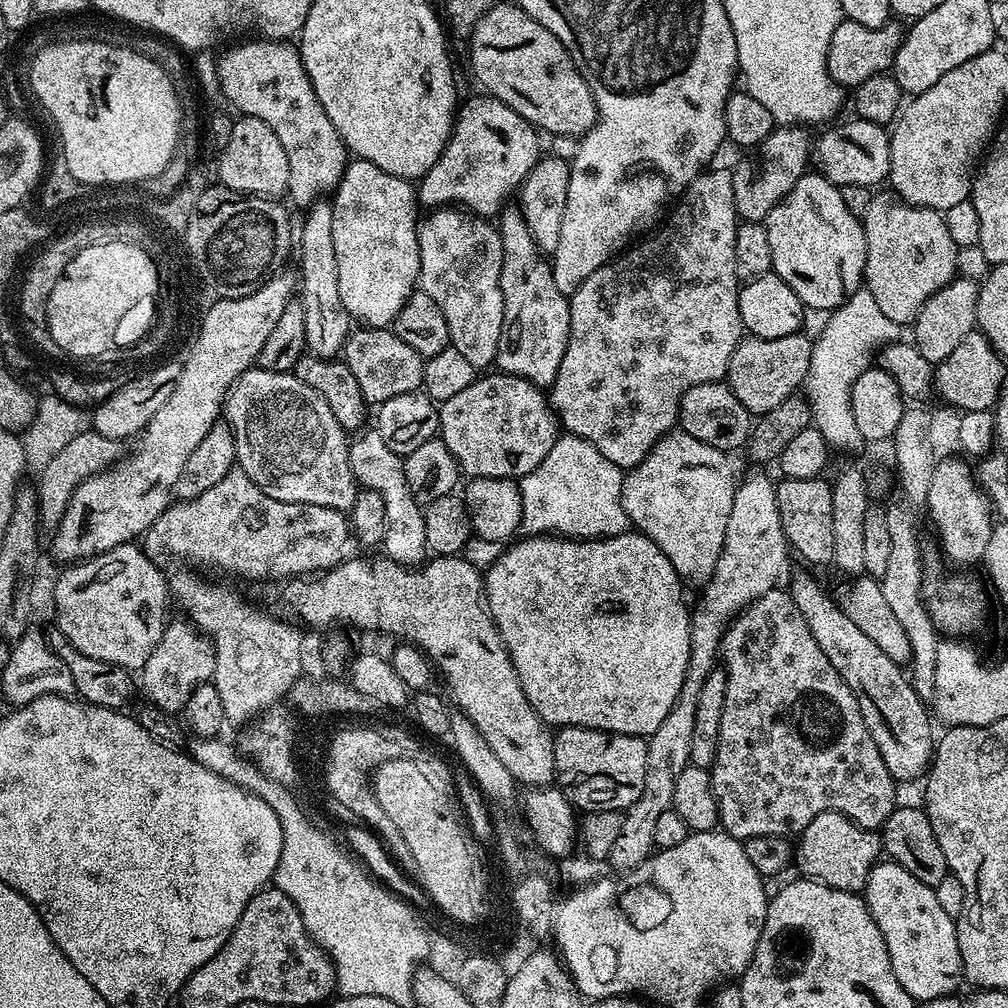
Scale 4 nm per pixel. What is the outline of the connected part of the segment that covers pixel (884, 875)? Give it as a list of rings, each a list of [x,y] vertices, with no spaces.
[[[885,859],[870,870],[862,895],[874,922],[878,922],[878,930],[882,930],[894,974],[898,982],[902,982],[906,994],[910,994],[917,1002],[953,995],[957,991],[955,988],[962,984],[962,954],[958,954],[955,919],[946,914],[946,910],[942,910],[935,888],[918,882],[918,878],[910,874],[910,870],[902,870],[902,866],[898,866],[893,860]]]

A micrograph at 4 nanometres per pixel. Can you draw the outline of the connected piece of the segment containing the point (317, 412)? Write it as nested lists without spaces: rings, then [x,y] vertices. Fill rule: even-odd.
[[[258,366],[249,369],[247,373],[244,373],[235,381],[231,391],[227,394],[222,410],[225,421],[231,426],[233,434],[235,434],[237,465],[264,493],[269,494],[270,498],[275,498],[280,502],[322,506],[323,508],[333,508],[345,514],[351,513],[352,507],[354,506],[354,498],[358,491],[358,485],[354,474],[350,470],[350,458],[348,457],[350,436],[349,433],[344,431],[344,427],[338,422],[338,418],[334,418],[334,413],[330,411],[330,406],[326,406],[324,399],[322,399],[309,384],[302,382],[295,374],[266,371],[264,368]]]

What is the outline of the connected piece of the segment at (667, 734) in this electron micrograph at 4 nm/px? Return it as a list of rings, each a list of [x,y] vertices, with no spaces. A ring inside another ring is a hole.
[[[752,472],[745,480],[741,479],[737,483],[734,506],[730,506],[730,522],[726,522],[726,542],[722,546],[722,554],[714,566],[714,574],[703,585],[701,592],[704,593],[700,601],[694,604],[690,612],[690,662],[686,666],[686,678],[680,696],[666,722],[662,722],[662,726],[658,726],[658,730],[647,737],[646,786],[642,786],[638,802],[631,804],[623,813],[620,833],[614,846],[610,846],[607,863],[613,864],[617,873],[623,874],[629,868],[636,868],[656,848],[654,821],[672,806],[674,782],[678,782],[678,774],[682,774],[682,770],[689,765],[690,738],[694,734],[694,710],[698,706],[698,694],[702,694],[702,682],[706,682],[706,678],[717,667],[724,631],[748,605],[781,583],[780,571],[787,566],[788,556],[788,540],[778,518],[776,484],[764,472]]]

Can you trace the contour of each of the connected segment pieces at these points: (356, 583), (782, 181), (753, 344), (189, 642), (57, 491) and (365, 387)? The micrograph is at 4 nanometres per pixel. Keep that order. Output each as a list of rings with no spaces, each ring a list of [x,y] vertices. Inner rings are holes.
[[[460,554],[436,556],[419,566],[399,564],[387,558],[379,559],[368,561],[345,558],[326,572],[289,579],[280,592],[280,600],[289,612],[287,615],[297,616],[292,618],[312,628],[328,628],[339,620],[345,620],[356,628],[365,628],[368,632],[376,632],[381,628],[384,632],[400,636],[396,638],[415,644],[428,658],[439,679],[440,676],[444,679],[450,700],[452,695],[451,703],[460,707],[457,708],[459,715],[474,722],[478,734],[486,738],[486,746],[490,746],[490,750],[494,750],[494,755],[502,761],[502,766],[510,770],[517,785],[528,788],[551,785],[556,775],[554,732],[537,714],[534,706],[530,706],[522,690],[522,682],[514,670],[510,654],[483,601],[481,569]]]
[[[777,126],[773,128],[767,138],[759,146],[758,151],[749,160],[741,162],[737,168],[731,169],[732,181],[734,182],[734,206],[737,217],[744,222],[763,222],[778,206],[778,202],[802,178],[810,168],[810,153],[813,141],[803,127],[800,126]]]
[[[800,332],[786,334],[786,338],[745,335],[730,358],[726,377],[728,388],[753,417],[774,410],[774,406],[782,406],[782,402],[797,395],[798,389],[803,385],[810,368],[812,345],[813,341],[809,338],[807,340]]]
[[[172,621],[165,627],[164,634],[159,640],[158,646],[154,648],[154,653],[144,663],[140,669],[138,684],[147,700],[153,707],[178,714],[183,711],[186,702],[189,701],[190,694],[193,693],[197,685],[207,683],[213,674],[216,665],[215,645],[205,636],[195,625],[189,621]]]
[[[79,433],[77,436],[77,440],[72,440],[72,444],[67,443],[68,448],[64,448],[64,452],[56,456],[56,460],[52,460],[51,464],[38,472],[40,481],[35,481],[34,484],[40,507],[40,522],[48,530],[54,530],[60,525],[78,486],[82,486],[86,478],[105,472],[122,456],[121,441],[111,440],[96,433]]]
[[[357,327],[344,343],[342,359],[350,374],[354,374],[358,387],[362,389],[362,398],[369,406],[385,404],[390,398],[398,398],[398,394],[419,392],[424,387],[425,357],[406,346],[406,342],[388,328]]]

